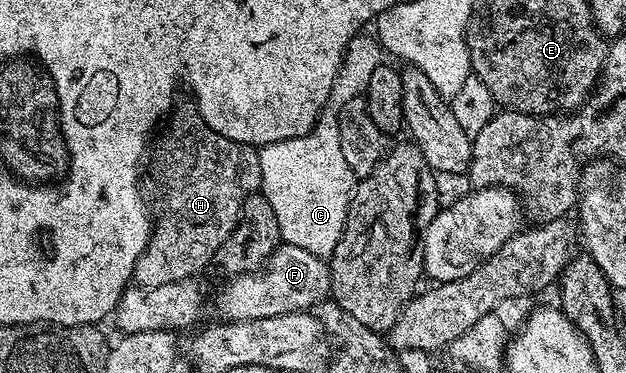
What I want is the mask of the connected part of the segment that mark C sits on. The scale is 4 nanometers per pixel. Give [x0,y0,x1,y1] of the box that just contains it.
[257,34,383,258]

